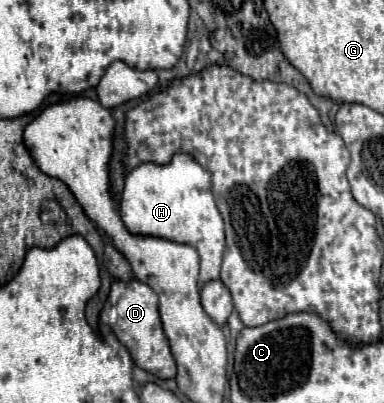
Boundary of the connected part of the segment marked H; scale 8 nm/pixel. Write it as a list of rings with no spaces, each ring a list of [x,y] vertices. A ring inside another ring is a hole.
[[[177,153],[169,165],[143,163],[125,177],[121,195],[121,221],[133,235],[149,235],[193,245],[201,257],[199,287],[219,277],[225,251],[223,219],[211,193],[211,177],[193,157]]]

